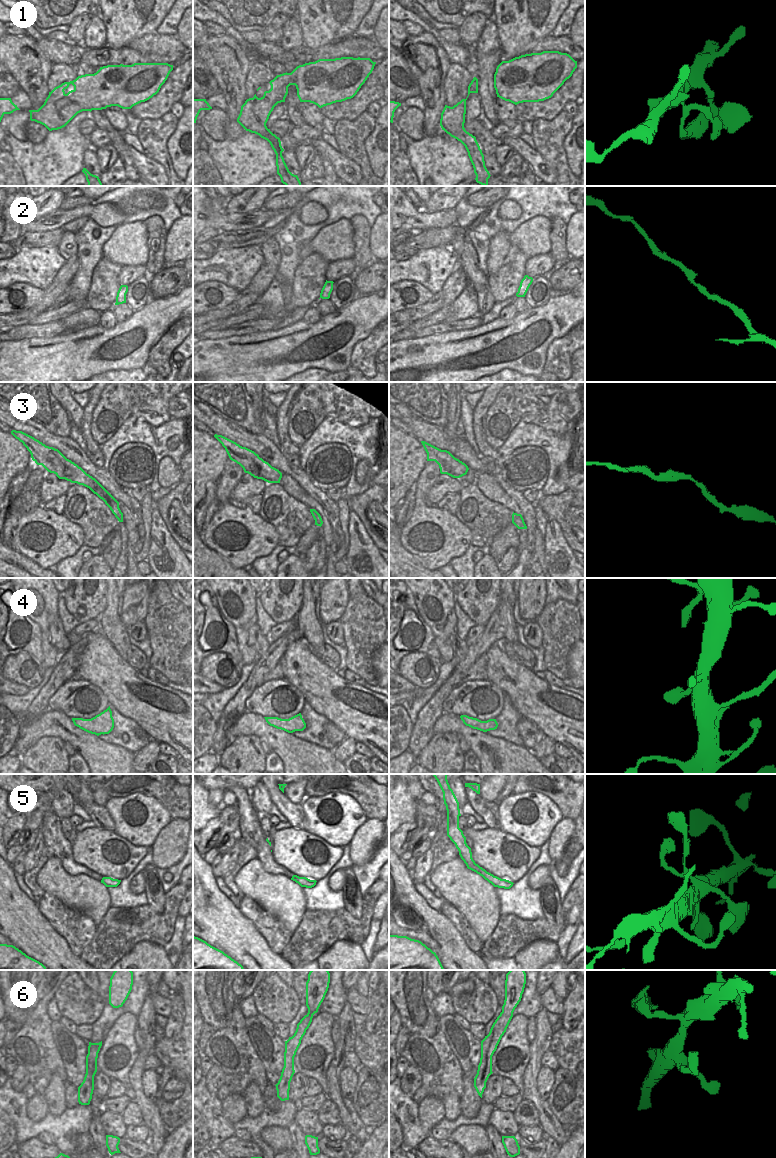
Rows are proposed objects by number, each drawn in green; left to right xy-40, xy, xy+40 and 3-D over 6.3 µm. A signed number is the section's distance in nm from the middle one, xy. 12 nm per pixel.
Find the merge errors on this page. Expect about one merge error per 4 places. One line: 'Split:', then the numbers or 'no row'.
Split: no row

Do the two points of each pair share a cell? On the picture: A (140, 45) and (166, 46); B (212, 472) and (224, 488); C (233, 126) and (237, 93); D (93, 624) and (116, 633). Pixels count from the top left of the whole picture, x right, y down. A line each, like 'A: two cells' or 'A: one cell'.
A: one cell
B: two cells
C: two cells
D: two cells

